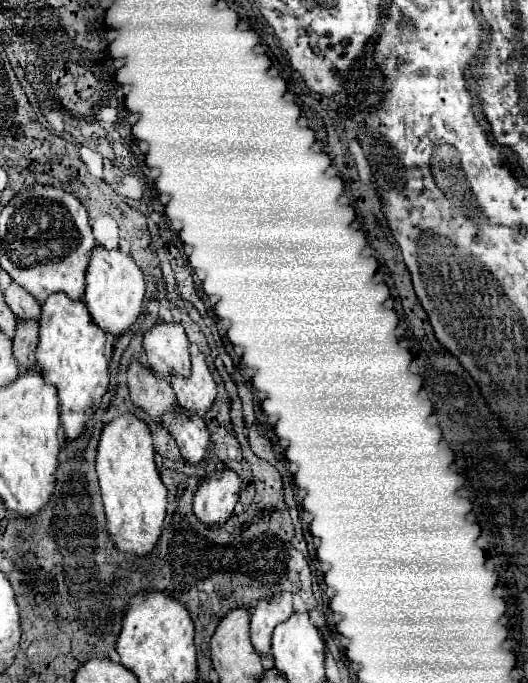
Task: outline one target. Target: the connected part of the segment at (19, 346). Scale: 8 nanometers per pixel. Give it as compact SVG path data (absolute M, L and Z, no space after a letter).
M35 320L17 322L17 330L13 338L13 356L19 362L19 368L23 370L33 366L33 352L39 340L37 332L39 332L39 324Z

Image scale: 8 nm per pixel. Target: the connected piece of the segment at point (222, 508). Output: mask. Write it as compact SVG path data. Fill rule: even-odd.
M227 468L217 472L221 472L221 478L211 474L207 482L199 484L193 498L193 512L207 526L223 526L239 500L239 476Z

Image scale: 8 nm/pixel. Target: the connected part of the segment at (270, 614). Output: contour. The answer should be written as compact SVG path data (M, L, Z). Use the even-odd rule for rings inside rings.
M283 592L271 600L263 600L251 612L251 642L259 656L271 652L271 634L279 622L293 614L293 596Z

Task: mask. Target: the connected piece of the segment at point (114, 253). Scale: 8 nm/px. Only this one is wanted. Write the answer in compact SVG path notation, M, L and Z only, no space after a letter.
M95 248L89 268L87 268L87 290L85 304L93 322L113 338L121 338L135 324L137 316L143 312L145 298L145 280L143 270L135 264L135 260L123 250L105 250Z

